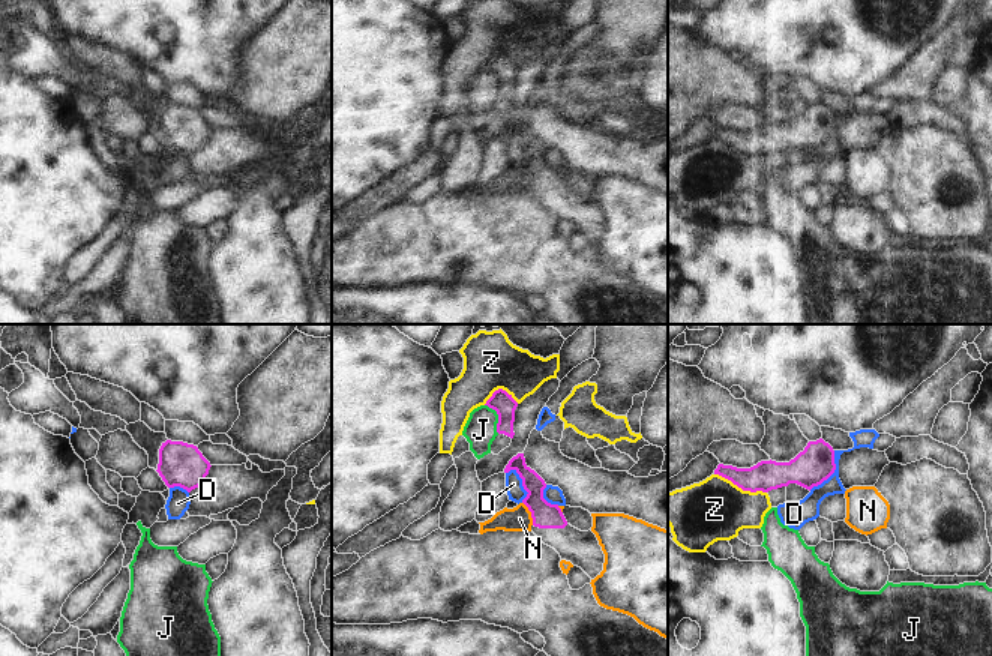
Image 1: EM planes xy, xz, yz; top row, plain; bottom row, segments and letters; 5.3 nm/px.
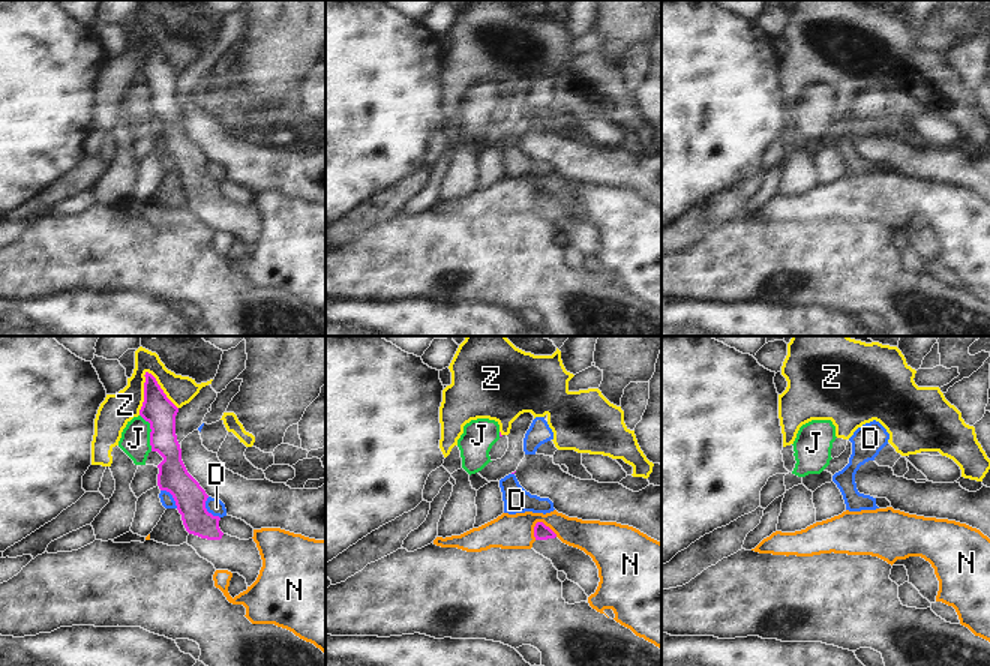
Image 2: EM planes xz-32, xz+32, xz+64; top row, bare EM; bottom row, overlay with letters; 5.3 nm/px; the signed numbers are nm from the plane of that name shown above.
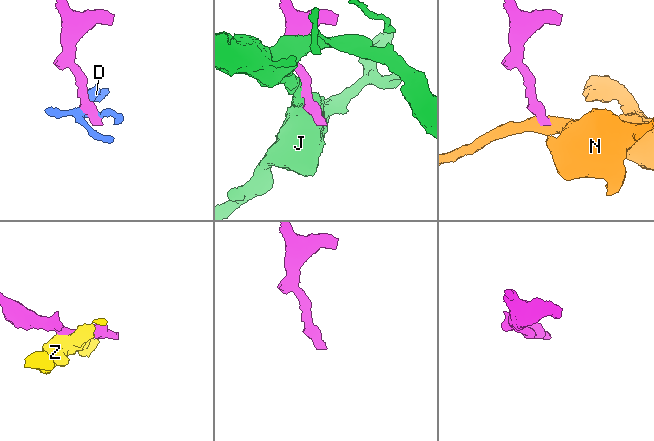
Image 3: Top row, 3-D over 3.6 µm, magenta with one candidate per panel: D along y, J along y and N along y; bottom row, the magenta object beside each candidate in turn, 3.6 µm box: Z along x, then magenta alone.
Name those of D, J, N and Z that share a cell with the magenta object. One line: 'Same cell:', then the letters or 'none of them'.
Same cell: none of them

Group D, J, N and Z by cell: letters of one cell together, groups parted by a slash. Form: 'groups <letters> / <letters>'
groups D / J / N / Z

